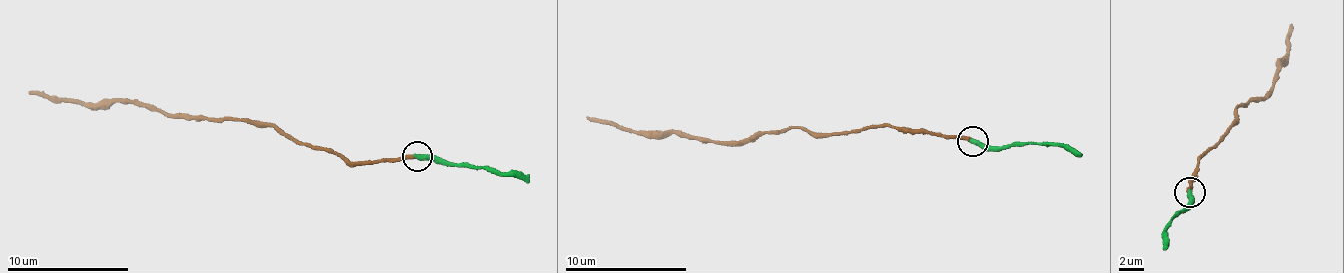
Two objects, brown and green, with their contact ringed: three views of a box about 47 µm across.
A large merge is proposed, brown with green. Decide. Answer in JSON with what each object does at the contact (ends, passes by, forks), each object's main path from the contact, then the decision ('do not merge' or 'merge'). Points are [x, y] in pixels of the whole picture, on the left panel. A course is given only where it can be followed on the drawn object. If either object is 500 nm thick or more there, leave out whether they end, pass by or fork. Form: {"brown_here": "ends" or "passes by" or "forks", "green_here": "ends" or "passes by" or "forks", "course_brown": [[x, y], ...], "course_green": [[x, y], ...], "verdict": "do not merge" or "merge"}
{"brown_here": "ends", "green_here": "ends", "course_brown": [[418, 156], [341, 160], [327, 149], [298, 146], [273, 128], [244, 120], [27, 92]], "course_green": [[418, 156], [451, 161], [476, 169], [515, 172], [528, 182]], "verdict": "merge"}

